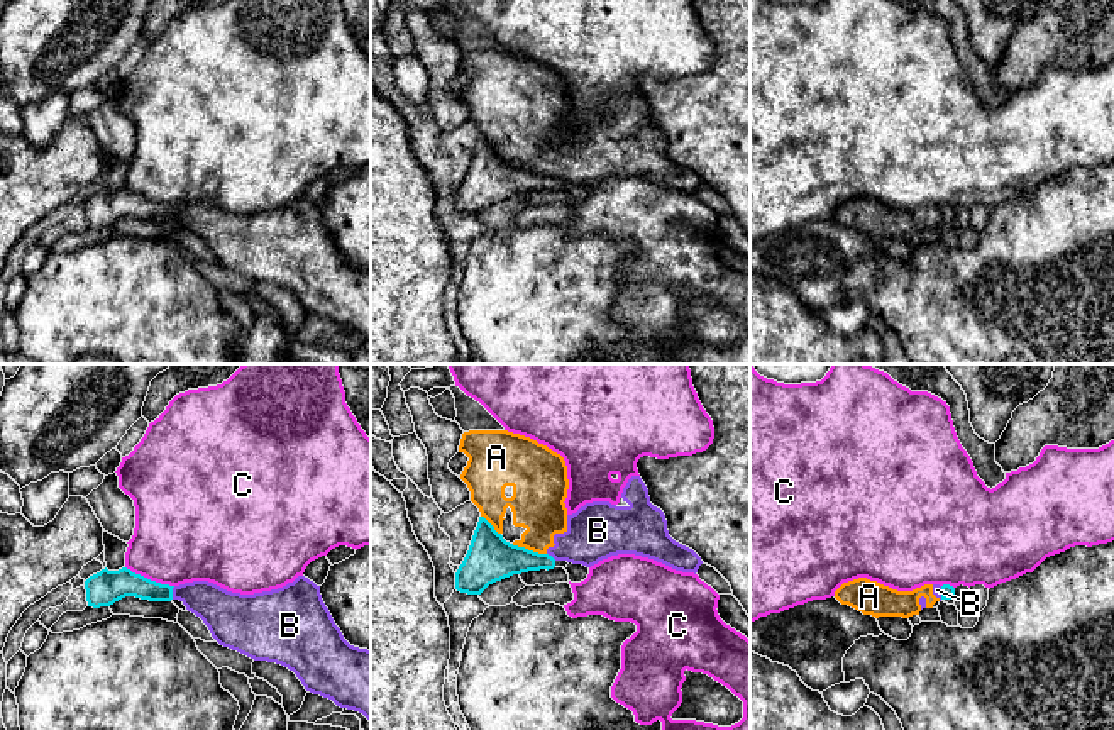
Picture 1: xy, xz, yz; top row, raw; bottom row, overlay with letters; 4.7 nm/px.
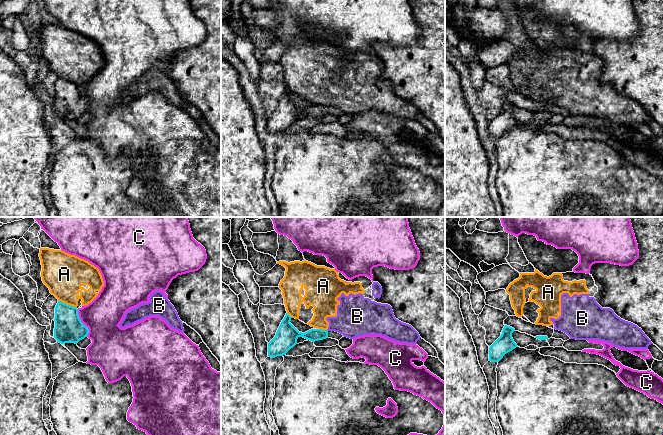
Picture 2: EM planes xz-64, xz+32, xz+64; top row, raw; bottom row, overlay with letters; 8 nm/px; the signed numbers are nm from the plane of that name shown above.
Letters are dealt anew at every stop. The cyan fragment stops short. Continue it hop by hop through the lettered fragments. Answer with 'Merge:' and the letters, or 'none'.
Merge: none

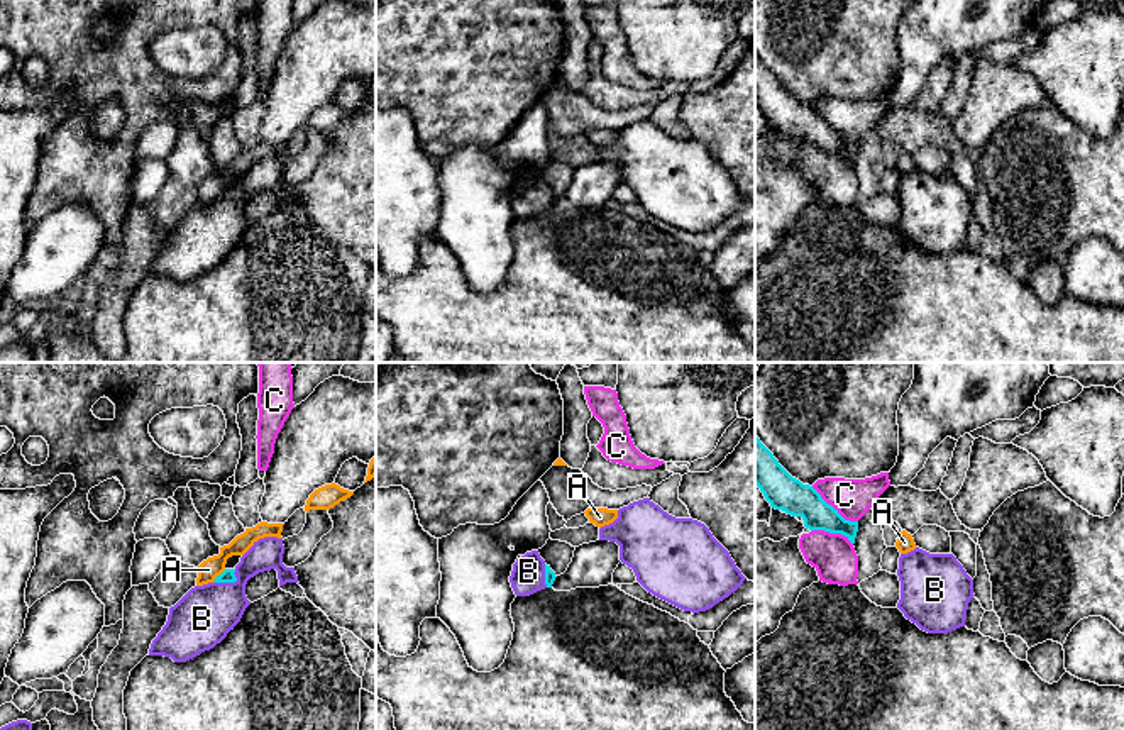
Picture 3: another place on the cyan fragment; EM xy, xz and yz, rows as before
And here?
Merge: B

